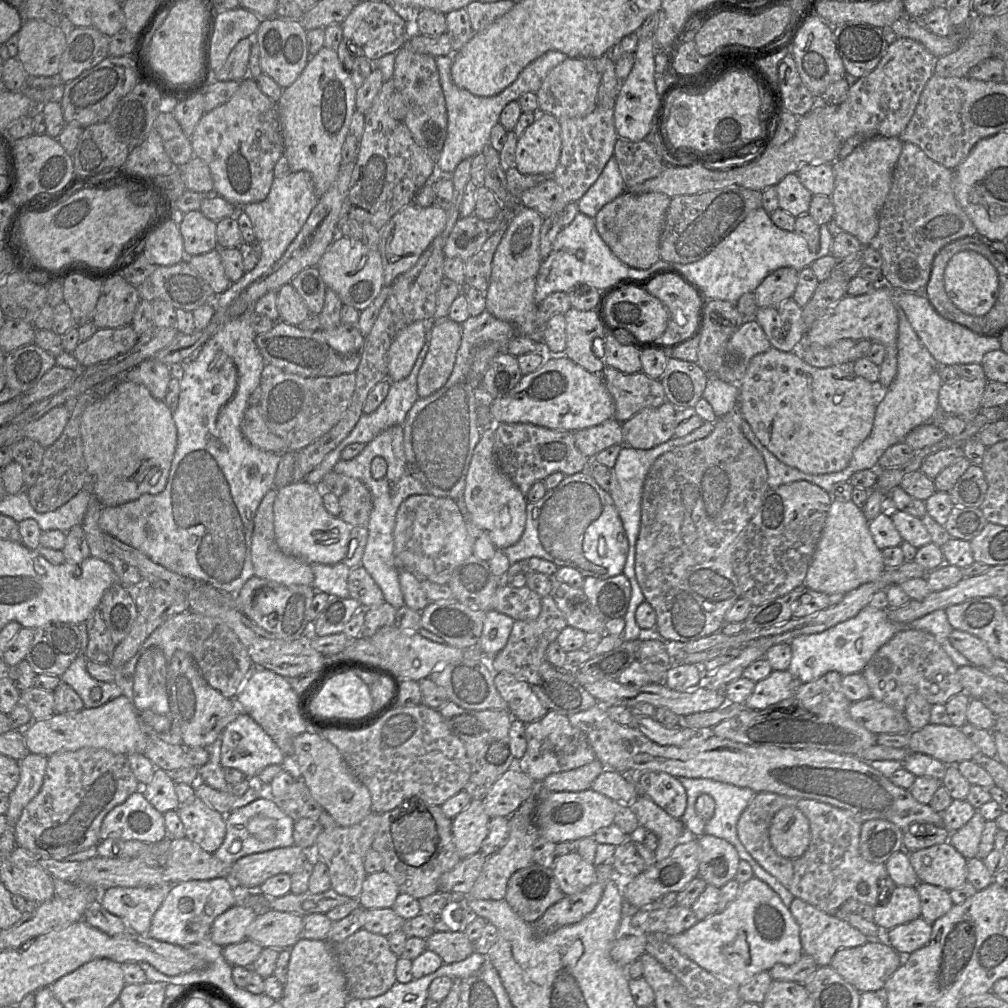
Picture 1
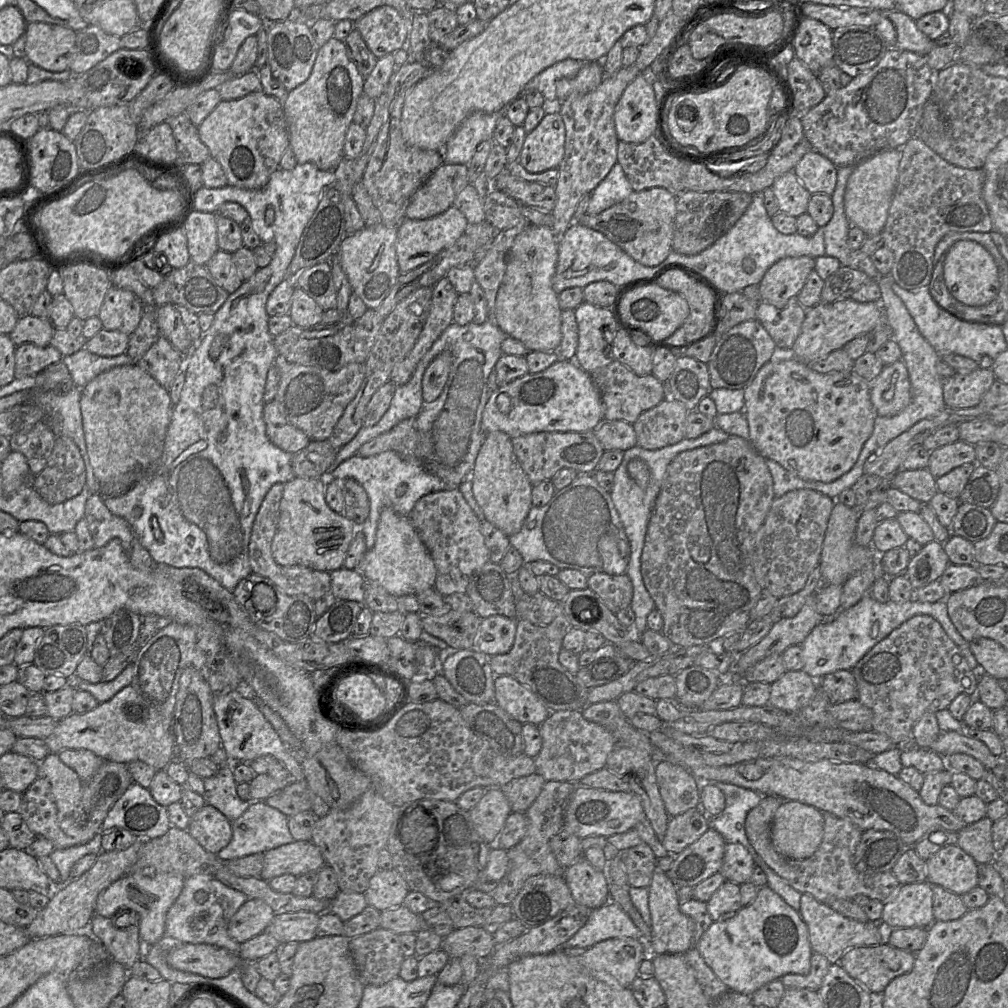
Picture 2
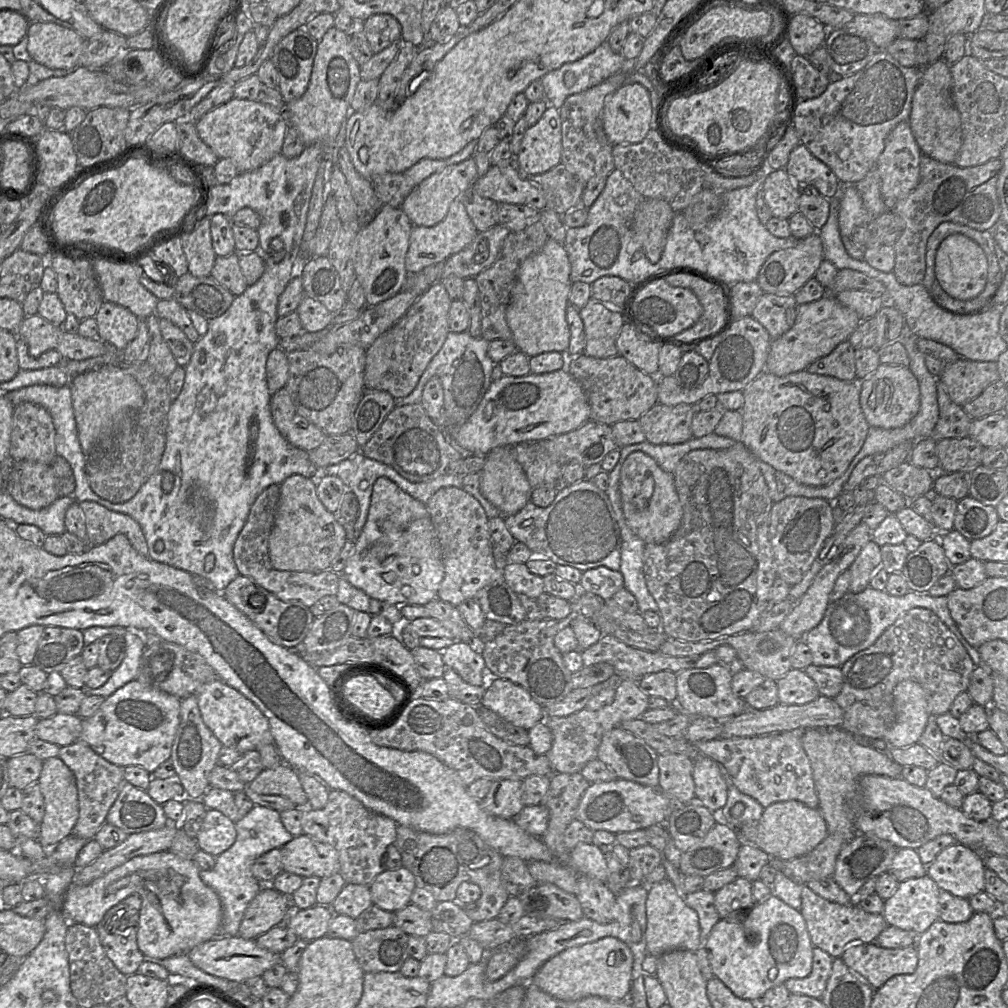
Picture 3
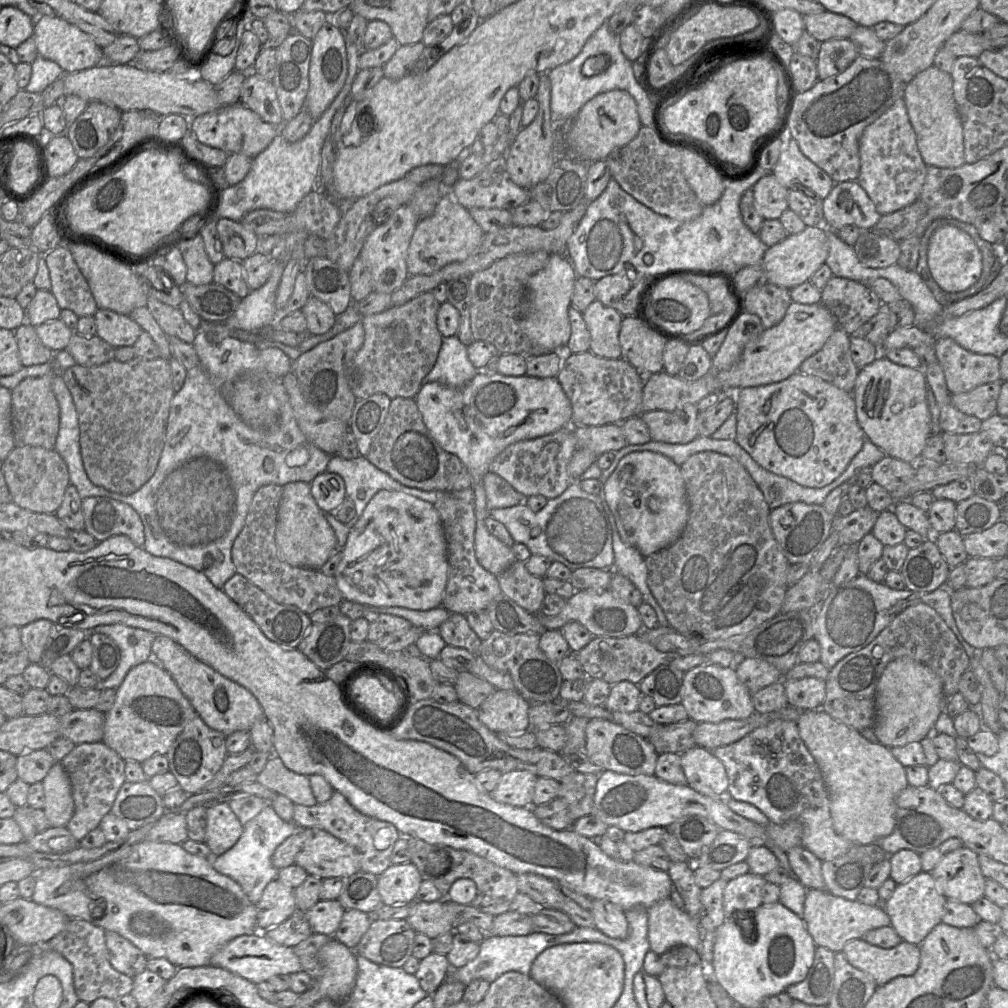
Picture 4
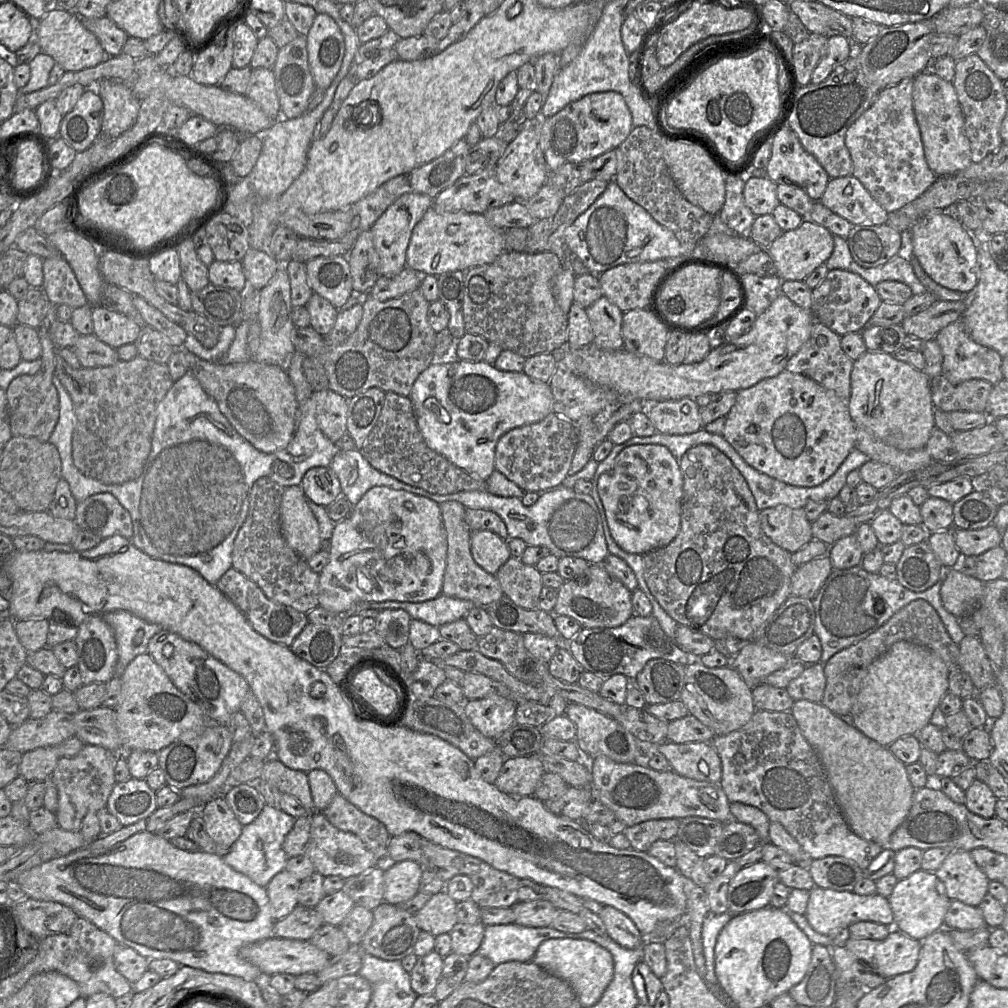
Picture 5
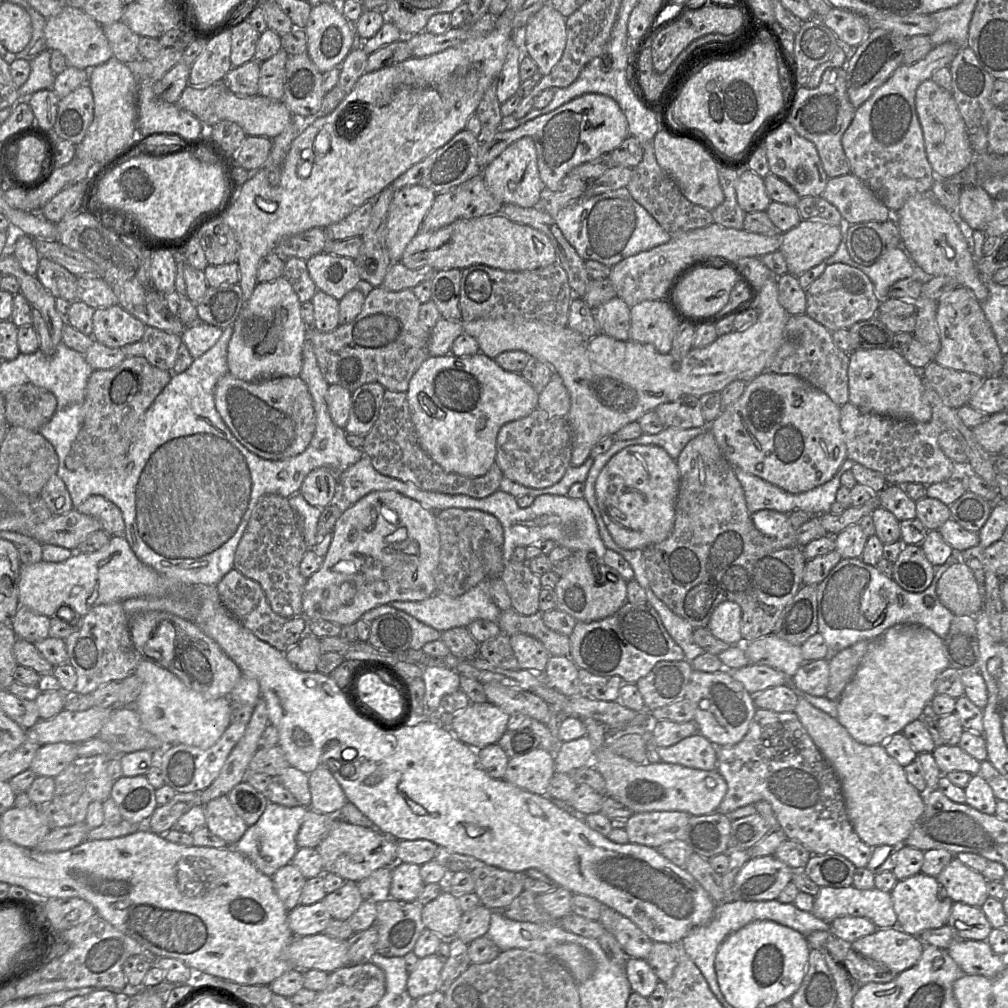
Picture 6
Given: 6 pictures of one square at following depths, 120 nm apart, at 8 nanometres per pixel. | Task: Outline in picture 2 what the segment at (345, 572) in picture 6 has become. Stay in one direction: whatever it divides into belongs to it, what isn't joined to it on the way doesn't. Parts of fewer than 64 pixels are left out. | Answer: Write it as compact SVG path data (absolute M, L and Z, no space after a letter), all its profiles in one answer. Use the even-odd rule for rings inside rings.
M388 507L381 510L375 544L365 553L358 570L365 579L376 582L394 597L418 595L435 587L436 567L428 549L409 517L401 516Z

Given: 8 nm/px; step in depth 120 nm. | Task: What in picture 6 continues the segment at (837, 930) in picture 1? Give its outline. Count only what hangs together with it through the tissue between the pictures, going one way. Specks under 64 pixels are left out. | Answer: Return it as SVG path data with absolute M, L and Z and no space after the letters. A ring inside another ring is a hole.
M853 885L842 888L821 887L814 897L812 913L826 922L831 922L837 917L856 916L869 919L878 929L898 927L890 892L879 890L876 887L864 890Z

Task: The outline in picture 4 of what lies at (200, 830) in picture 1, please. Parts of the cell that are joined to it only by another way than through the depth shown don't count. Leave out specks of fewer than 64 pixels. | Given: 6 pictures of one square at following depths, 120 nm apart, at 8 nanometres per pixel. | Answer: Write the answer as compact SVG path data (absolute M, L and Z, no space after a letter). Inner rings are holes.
M220 803L206 809L206 832L205 844L211 851L211 858L225 853L240 838L243 832L243 826L235 814L230 809L228 803Z

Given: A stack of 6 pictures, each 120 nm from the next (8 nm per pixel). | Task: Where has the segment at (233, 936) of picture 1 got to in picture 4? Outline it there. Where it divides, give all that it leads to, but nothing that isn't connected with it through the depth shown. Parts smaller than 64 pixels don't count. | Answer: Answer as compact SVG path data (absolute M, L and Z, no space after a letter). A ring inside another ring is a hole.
M274 879L264 888L256 908L257 930L266 931L277 926L297 910L294 889Z

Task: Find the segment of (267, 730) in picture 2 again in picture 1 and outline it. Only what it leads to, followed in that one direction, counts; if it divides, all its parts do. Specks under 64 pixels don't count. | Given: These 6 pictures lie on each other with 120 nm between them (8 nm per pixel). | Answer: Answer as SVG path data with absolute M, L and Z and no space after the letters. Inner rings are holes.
M245 712L223 729L221 738L221 765L224 769L236 768L245 774L246 778L253 780L268 765L282 765L284 753L263 728Z

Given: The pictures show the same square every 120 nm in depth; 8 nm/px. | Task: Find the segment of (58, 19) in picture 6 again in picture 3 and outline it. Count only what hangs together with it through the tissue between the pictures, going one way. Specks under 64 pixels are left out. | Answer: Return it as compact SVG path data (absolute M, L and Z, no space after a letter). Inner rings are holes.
M32 22L27 50L32 60L50 69L80 65L85 40L76 31L52 22Z

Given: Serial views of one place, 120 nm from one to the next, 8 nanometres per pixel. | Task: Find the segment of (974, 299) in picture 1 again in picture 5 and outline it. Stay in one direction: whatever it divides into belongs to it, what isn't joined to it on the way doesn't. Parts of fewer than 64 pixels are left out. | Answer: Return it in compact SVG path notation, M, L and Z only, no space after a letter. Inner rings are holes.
M950 211L932 213L910 231L913 255L937 284L962 293L972 292L978 283L977 251L961 221Z

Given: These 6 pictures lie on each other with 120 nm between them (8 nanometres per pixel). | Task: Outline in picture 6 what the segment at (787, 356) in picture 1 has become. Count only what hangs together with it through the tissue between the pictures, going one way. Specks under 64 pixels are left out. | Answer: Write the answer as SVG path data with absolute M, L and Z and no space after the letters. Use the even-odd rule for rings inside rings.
M765 371L750 380L742 395L722 409L708 428L728 463L789 492L798 494L829 481L847 458L840 427L840 406L820 389L794 374Z

